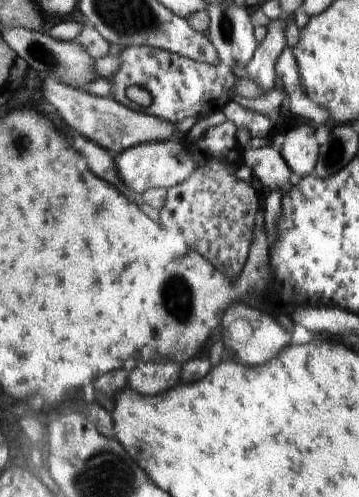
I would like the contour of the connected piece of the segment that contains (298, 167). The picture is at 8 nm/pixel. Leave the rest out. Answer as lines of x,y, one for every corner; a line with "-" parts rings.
310,122
287,131
280,152
295,177
305,177
312,173
319,146
315,137
315,129
310,126

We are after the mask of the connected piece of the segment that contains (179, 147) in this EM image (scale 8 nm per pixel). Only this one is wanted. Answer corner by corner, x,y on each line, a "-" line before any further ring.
182,139
142,143
127,148
115,155
115,163
122,182
138,194
151,188
169,189
182,184
197,167
197,162
190,156
188,146

